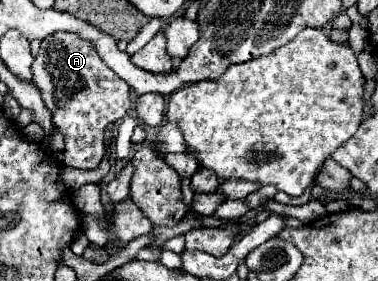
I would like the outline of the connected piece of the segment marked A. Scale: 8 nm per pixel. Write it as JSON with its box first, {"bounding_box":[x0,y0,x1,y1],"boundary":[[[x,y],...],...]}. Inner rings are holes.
{"bounding_box":[31,31,131,169],"boundary":[[[57,31],[41,41],[39,55],[31,65],[51,121],[65,135],[63,161],[75,169],[97,169],[105,155],[105,127],[123,119],[131,107],[131,89],[99,57],[95,45],[75,33]]]}

